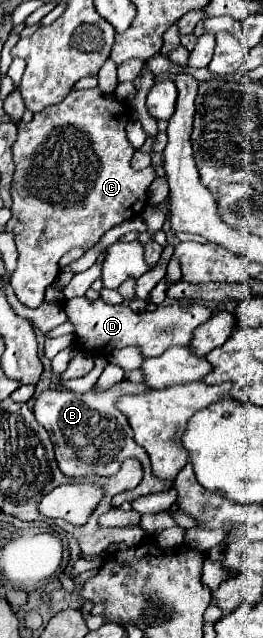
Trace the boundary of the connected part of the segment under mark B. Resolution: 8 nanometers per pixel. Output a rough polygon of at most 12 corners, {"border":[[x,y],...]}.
{"border":[[120,381],[106,391],[44,391],[34,405],[68,477],[144,467],[114,507],[172,487],[150,471],[114,401],[148,391]]}

